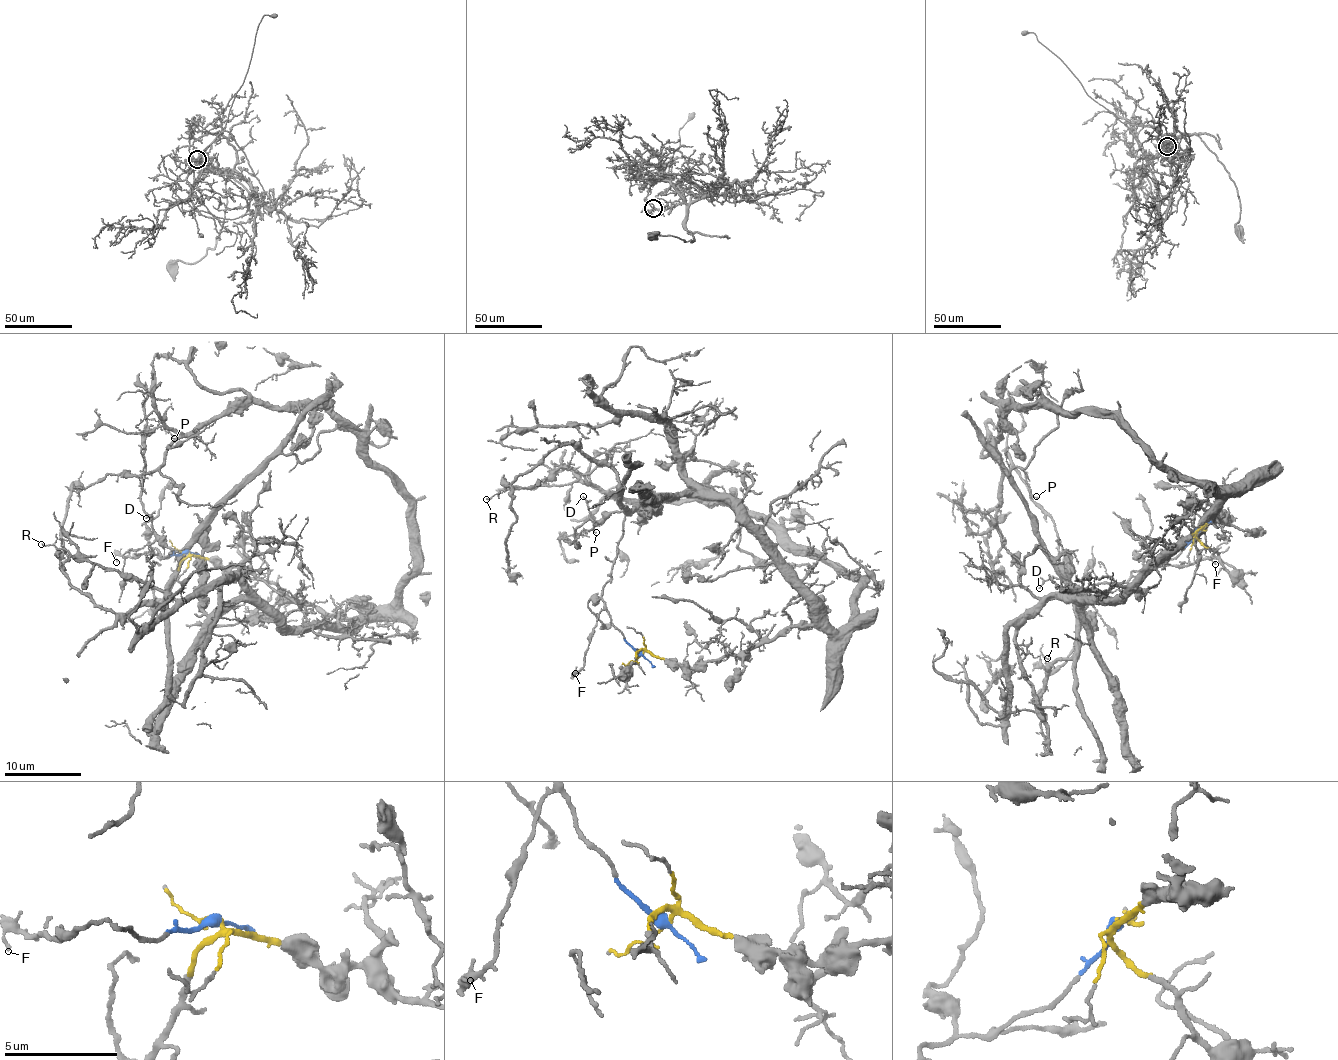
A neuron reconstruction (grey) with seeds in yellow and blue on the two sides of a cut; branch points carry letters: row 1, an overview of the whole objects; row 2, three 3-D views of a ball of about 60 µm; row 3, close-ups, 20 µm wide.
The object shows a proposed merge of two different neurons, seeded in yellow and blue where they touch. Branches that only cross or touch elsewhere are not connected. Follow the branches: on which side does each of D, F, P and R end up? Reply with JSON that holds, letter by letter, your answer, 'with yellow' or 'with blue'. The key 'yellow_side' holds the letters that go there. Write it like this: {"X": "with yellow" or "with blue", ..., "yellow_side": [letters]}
{"D": "with blue", "F": "with blue", "P": "with blue", "R": "with blue", "yellow_side": []}

